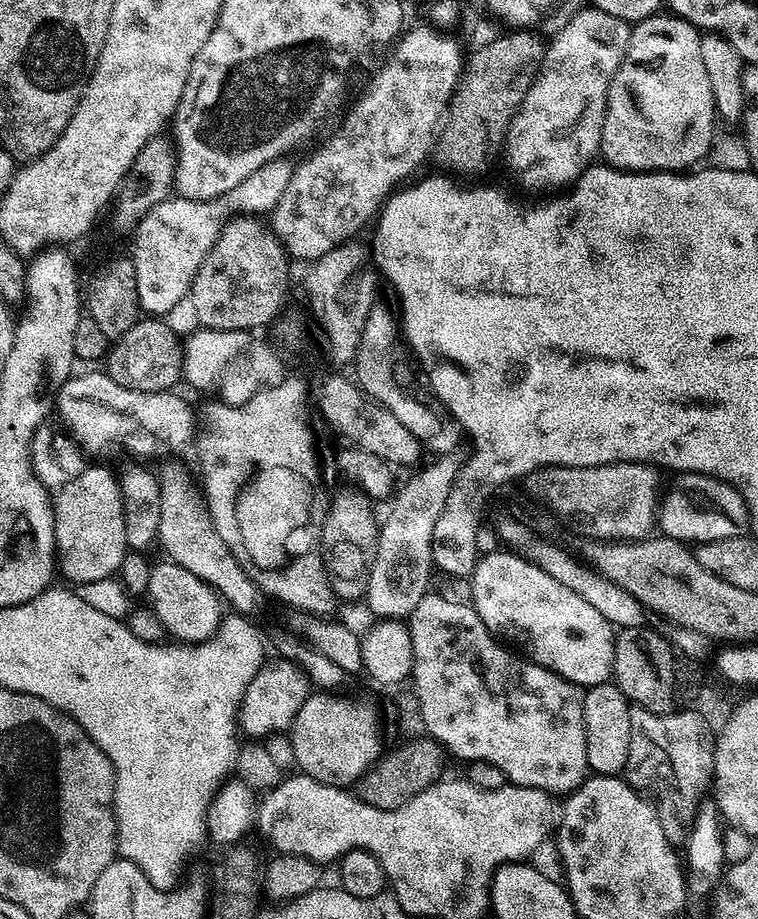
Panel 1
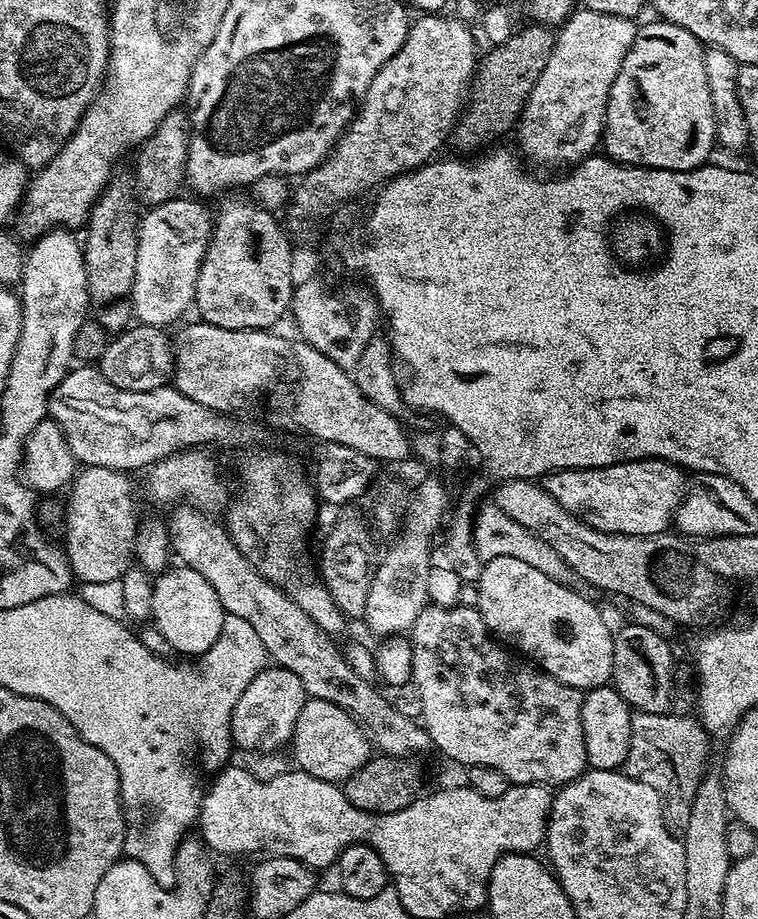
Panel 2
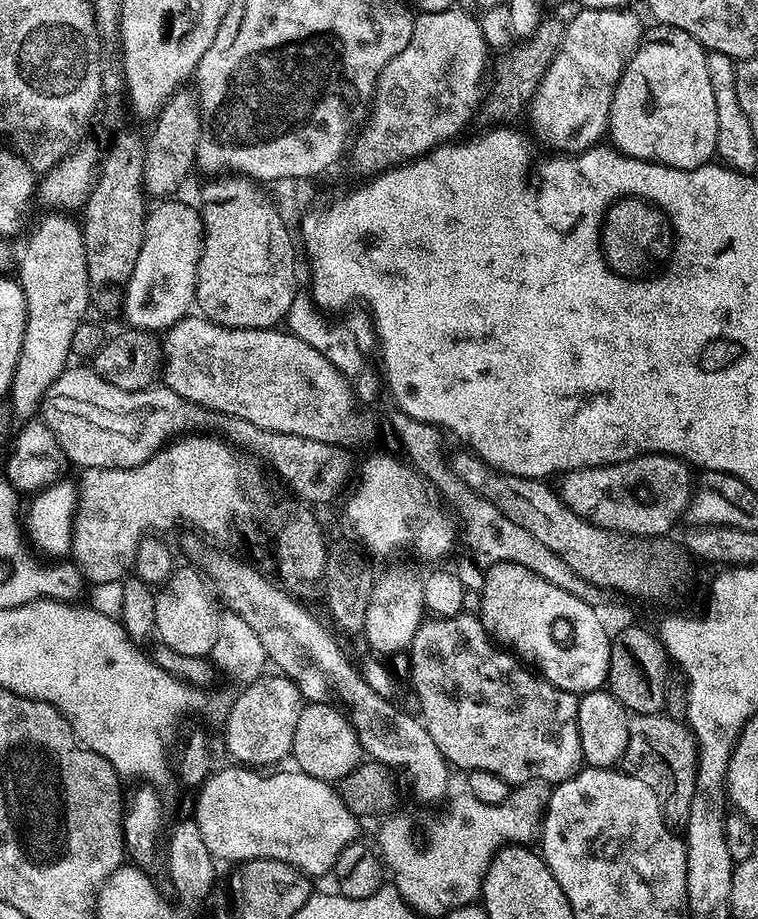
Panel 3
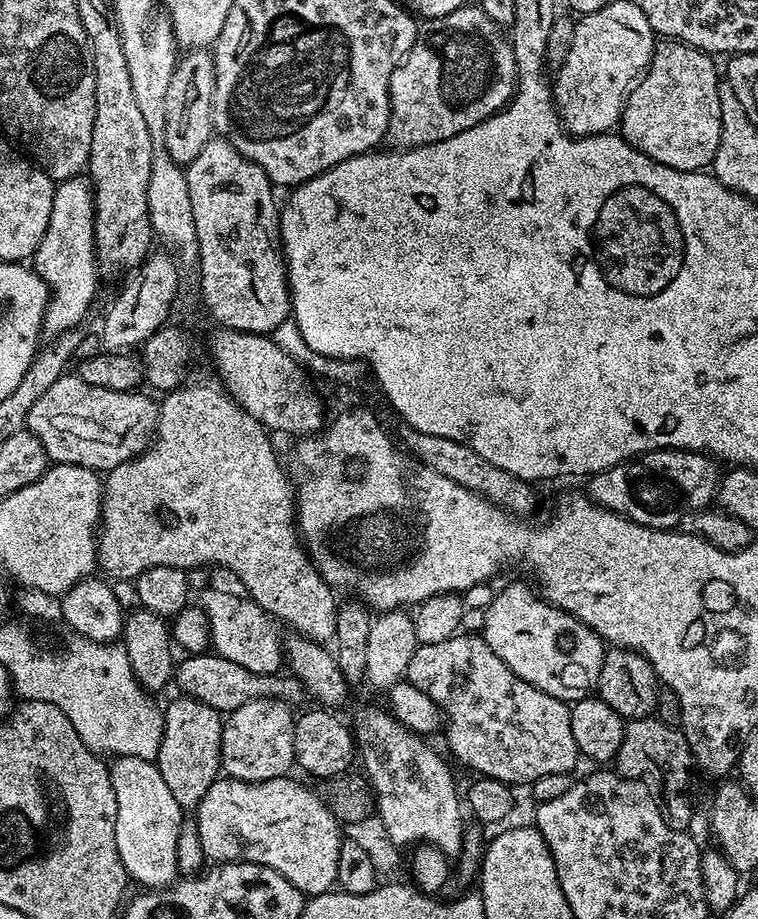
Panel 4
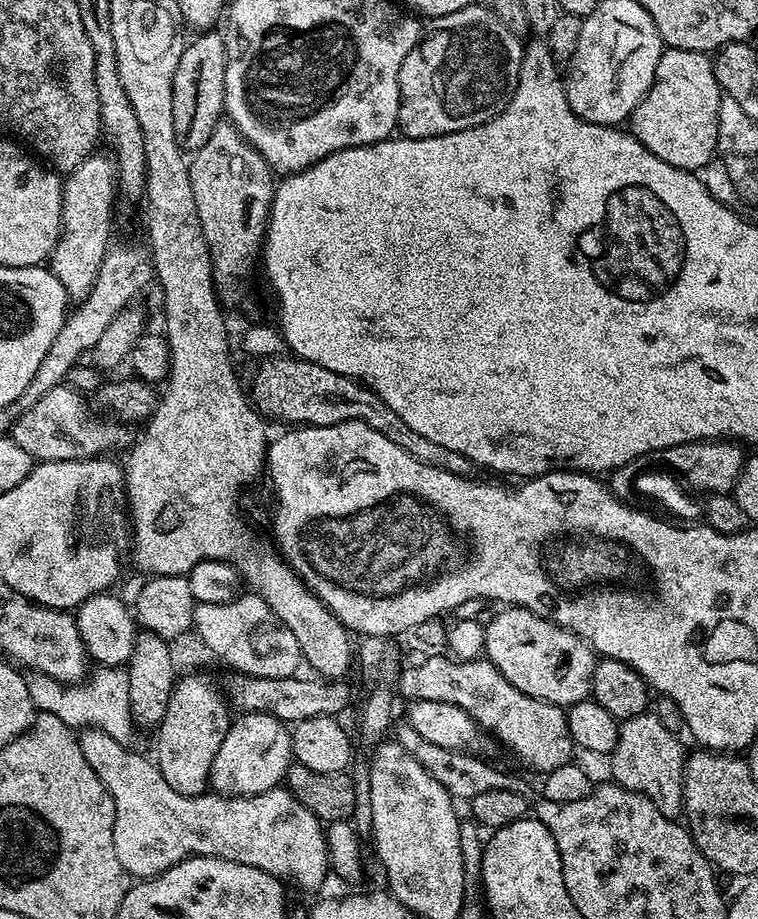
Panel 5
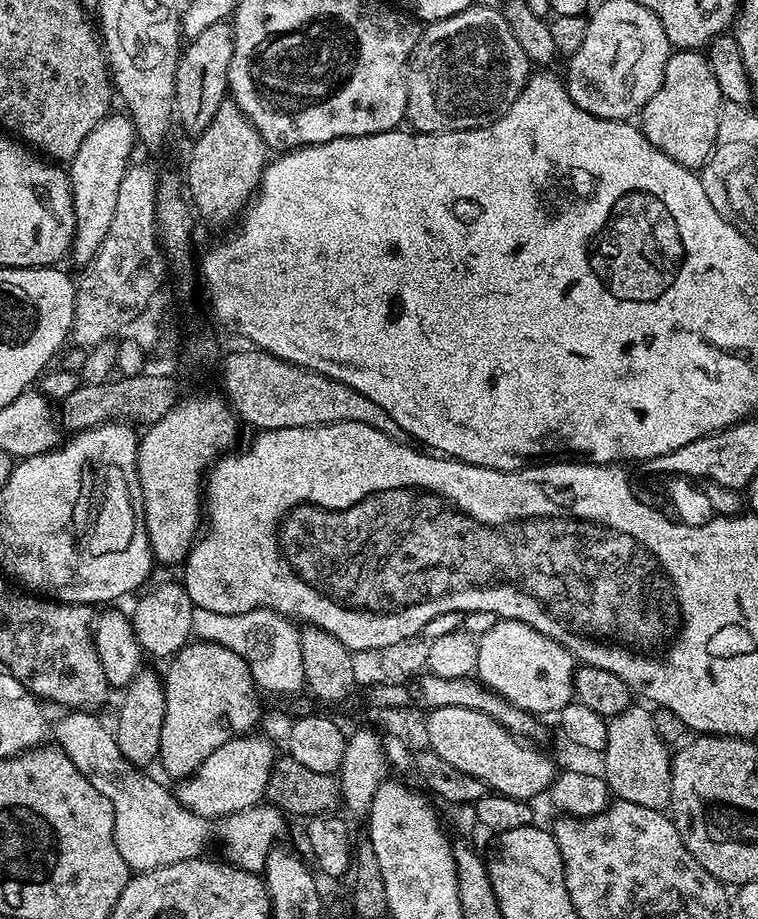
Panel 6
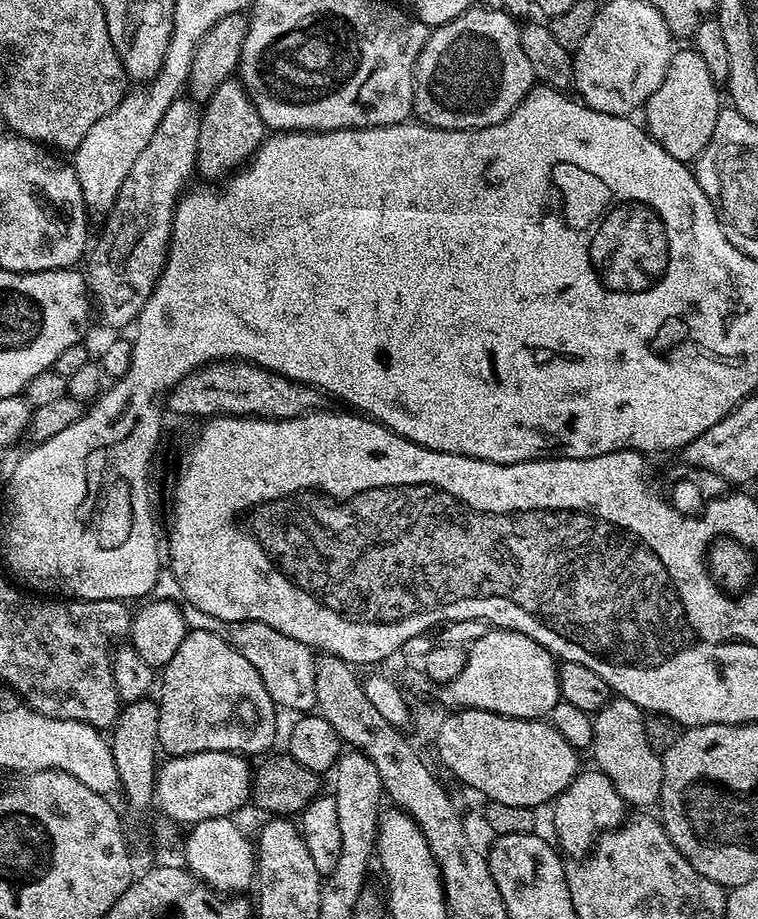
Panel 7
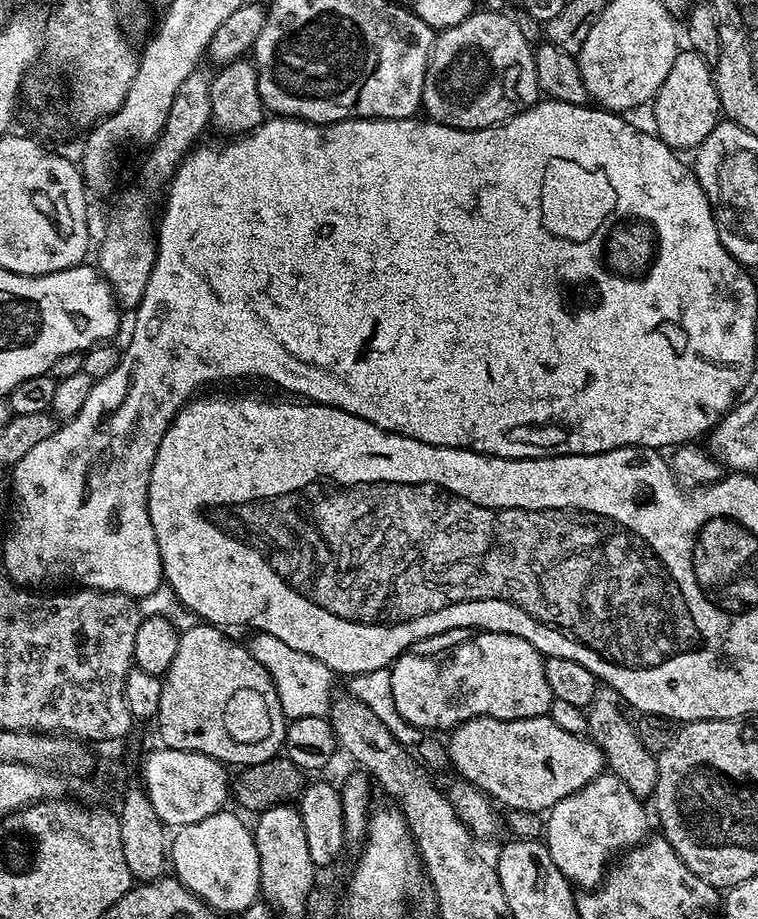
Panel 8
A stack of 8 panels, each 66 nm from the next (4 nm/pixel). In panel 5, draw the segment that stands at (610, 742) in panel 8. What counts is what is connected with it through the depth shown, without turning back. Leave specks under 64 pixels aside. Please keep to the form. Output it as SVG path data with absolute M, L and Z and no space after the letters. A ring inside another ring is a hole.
M651 711L623 721L620 737L610 754L612 760L611 779L635 792L649 796L662 810L662 814L676 818L684 811L684 761L686 751L680 745L681 737L666 730L662 722Z

